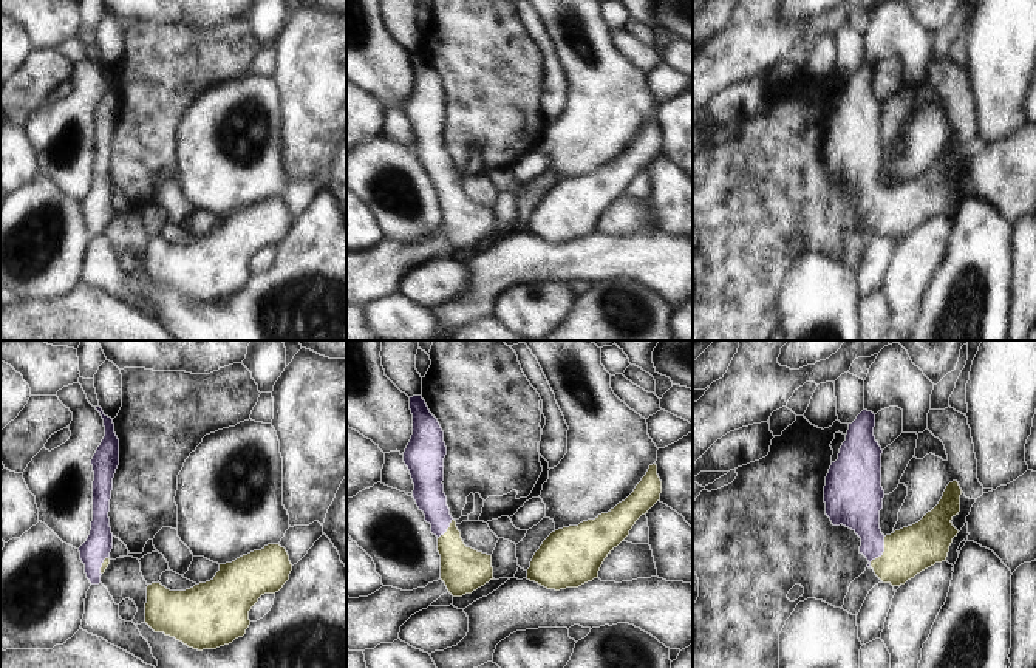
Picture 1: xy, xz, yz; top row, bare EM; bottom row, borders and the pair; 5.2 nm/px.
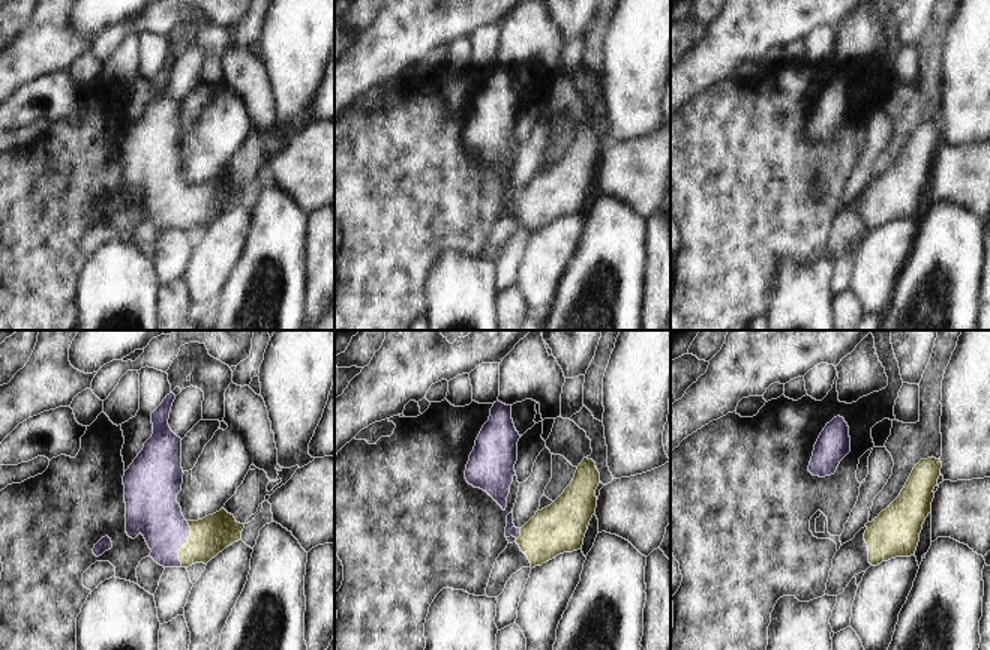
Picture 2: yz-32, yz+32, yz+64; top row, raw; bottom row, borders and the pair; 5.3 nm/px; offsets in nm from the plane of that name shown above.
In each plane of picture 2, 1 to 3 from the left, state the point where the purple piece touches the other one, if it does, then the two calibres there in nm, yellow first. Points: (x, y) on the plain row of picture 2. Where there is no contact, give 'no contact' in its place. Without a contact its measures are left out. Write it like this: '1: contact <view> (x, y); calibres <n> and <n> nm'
1: contact yz-32 (185, 207); calibres 200 and 280 nm
2: contact yz+32 (521, 198); calibres 260 and 60 nm
3: no contact

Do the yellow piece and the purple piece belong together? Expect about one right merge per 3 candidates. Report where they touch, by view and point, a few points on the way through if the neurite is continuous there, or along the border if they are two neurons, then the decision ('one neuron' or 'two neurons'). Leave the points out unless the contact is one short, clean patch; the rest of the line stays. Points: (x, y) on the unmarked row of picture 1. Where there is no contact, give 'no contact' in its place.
yz (883, 206) | across yz (909, 204), (883, 206), (872, 195), (860, 164) | one neuron

